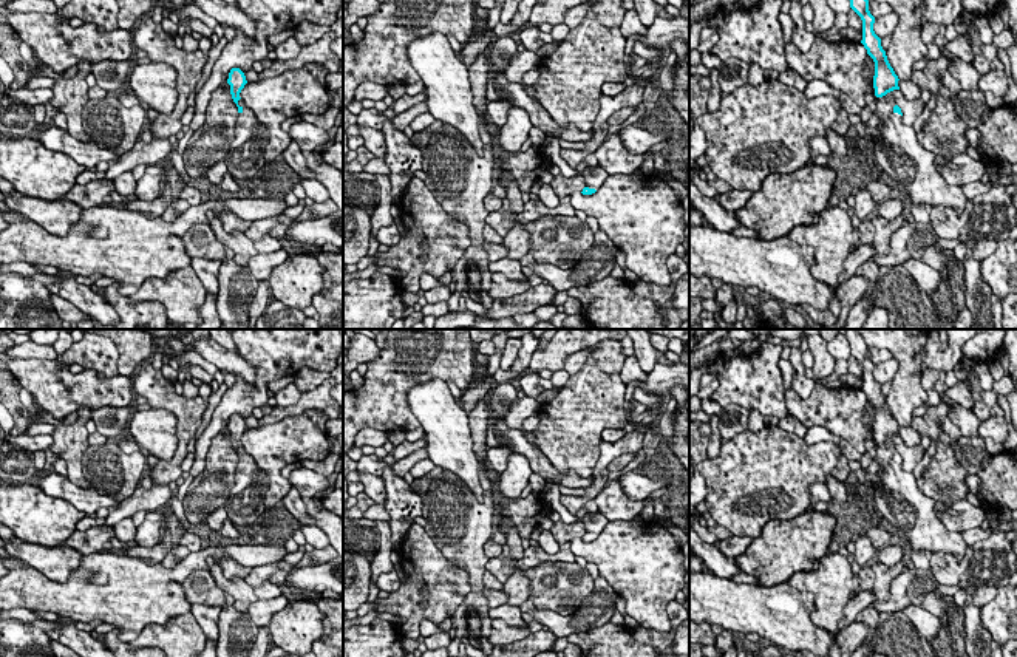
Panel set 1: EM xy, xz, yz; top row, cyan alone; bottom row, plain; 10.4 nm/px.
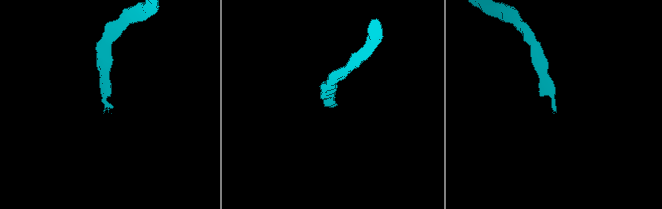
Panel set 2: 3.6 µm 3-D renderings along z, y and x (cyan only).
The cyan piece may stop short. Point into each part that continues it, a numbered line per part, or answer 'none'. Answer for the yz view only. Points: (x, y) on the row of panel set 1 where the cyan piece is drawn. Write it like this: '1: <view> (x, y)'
1: yz (897, 149)

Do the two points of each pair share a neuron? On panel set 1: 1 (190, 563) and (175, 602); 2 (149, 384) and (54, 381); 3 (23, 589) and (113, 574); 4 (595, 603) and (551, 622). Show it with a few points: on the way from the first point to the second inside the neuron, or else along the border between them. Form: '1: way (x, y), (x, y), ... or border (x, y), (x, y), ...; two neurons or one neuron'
1: way (178, 572), (166, 580), (164, 592); one neuron
2: border (130, 377), (135, 394); two neurons
3: way (45, 592), (91, 592); one neuron
4: way (585, 614), (577, 622), (561, 622); one neuron

